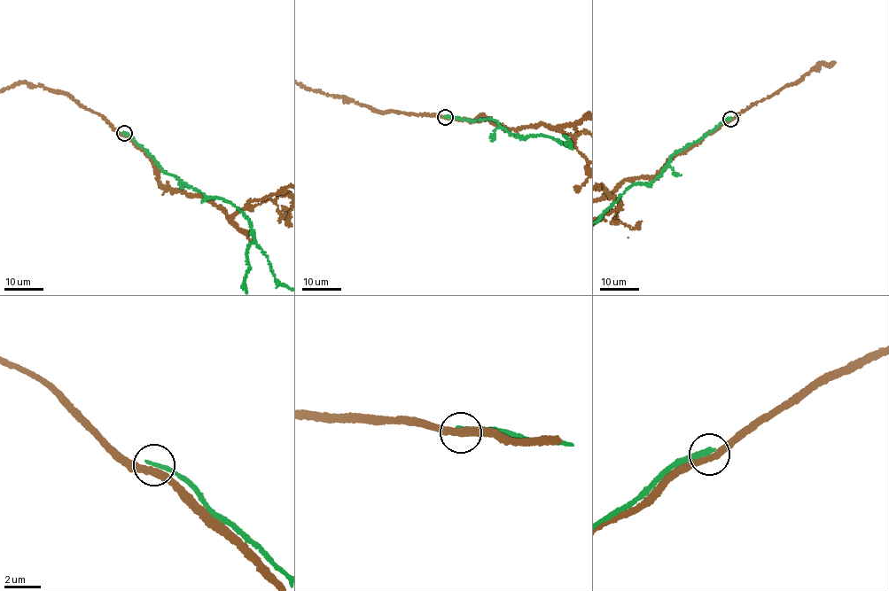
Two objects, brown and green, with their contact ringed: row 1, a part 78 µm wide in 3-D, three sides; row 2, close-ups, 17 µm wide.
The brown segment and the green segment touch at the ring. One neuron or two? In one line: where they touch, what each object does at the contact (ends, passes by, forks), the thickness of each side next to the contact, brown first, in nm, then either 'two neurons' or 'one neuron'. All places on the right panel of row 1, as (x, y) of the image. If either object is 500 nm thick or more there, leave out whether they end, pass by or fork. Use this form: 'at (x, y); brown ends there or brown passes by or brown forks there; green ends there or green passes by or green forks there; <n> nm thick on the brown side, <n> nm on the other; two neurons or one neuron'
at (730, 119); brown passes by; green ends there; 360 nm thick on the brown side, 280 nm on the other; two neurons

